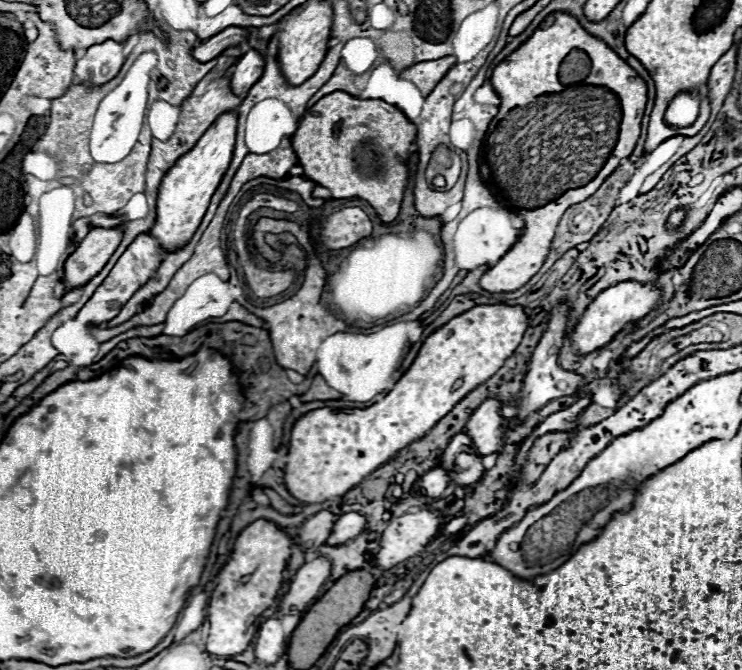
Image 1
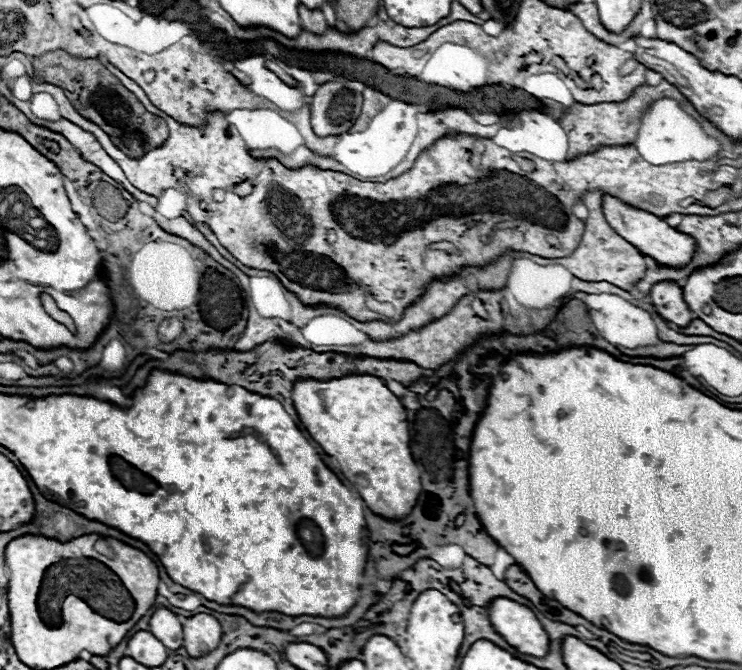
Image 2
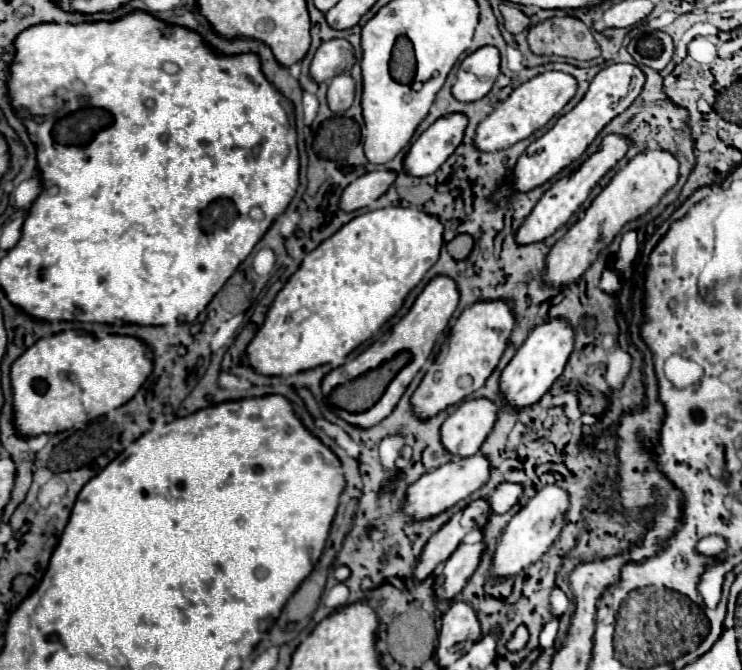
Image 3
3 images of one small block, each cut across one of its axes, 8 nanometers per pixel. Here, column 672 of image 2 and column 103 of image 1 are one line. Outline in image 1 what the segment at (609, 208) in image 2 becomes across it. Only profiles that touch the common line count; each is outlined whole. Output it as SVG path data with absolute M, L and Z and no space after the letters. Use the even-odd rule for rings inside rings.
M92 228L80 246L68 256L64 264L64 280L60 292L66 294L74 288L88 284L110 260L120 244L122 230L116 228Z

